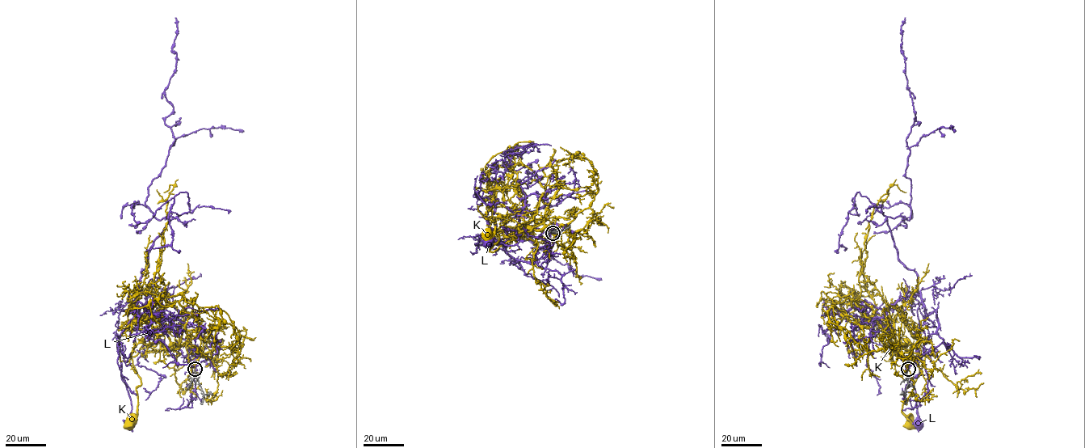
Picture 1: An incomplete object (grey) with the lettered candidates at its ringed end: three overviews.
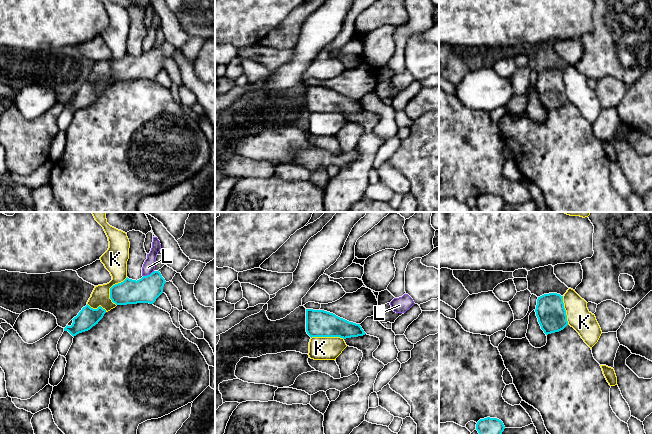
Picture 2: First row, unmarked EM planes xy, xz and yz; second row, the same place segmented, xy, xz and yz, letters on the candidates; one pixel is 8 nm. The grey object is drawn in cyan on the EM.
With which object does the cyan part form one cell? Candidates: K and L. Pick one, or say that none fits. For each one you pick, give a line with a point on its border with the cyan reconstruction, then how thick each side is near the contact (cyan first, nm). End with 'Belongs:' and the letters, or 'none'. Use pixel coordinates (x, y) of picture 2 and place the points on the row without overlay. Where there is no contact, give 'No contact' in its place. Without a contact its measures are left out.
Belongs: none

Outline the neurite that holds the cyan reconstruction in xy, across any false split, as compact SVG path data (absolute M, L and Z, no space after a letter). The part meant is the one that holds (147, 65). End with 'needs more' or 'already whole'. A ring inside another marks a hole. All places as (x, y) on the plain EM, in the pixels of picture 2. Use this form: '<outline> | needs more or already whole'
M164 41L158 47L143 52L137 57L127 53L123 58L110 64L110 75L116 81L153 80L163 69L164 60L172 57L176 49L172 44Z | needs more

